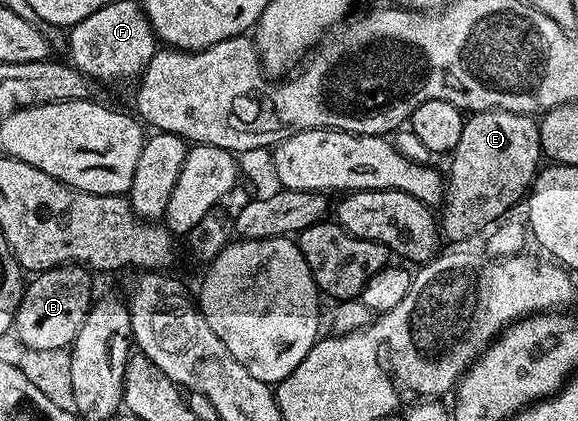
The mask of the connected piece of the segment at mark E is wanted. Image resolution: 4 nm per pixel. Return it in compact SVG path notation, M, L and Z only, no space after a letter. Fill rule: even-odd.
M501 108L468 115L463 122L461 142L457 142L455 151L450 153L449 160L451 160L451 176L449 172L449 183L446 185L445 199L441 205L443 216L441 212L437 223L446 239L448 236L451 240L467 240L470 236L477 235L479 231L482 233L500 218L506 217L510 213L507 211L518 200L520 203L526 197L531 182L541 167L539 125L536 117L522 112L506 112Z

